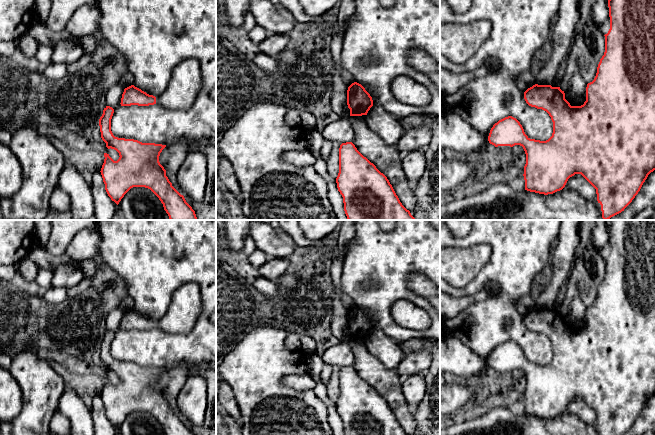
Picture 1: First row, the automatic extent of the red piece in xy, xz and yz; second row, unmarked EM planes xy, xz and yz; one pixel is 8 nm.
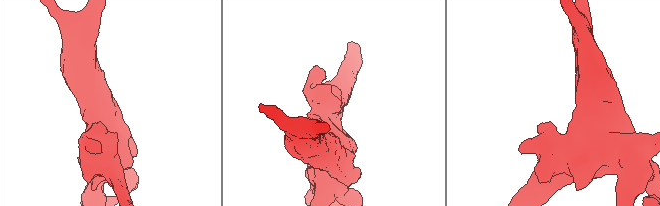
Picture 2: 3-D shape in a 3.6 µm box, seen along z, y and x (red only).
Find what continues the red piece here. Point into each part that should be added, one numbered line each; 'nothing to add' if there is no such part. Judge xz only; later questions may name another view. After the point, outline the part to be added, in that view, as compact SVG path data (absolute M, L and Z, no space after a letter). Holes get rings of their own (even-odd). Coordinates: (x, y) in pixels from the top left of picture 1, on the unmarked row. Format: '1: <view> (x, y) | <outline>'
nothing to add

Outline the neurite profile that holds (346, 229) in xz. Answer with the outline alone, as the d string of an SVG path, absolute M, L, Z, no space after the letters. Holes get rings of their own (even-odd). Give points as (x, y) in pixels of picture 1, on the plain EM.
M342 220L338 228L337 238L339 256L332 261L331 279L333 286L339 291L340 298L348 311L355 306L353 299L347 295L341 287L341 276L343 271L343 258L349 249L349 244L355 237L355 220Z

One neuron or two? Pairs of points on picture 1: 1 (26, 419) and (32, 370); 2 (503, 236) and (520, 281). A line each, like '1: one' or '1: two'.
1: one
2: one

